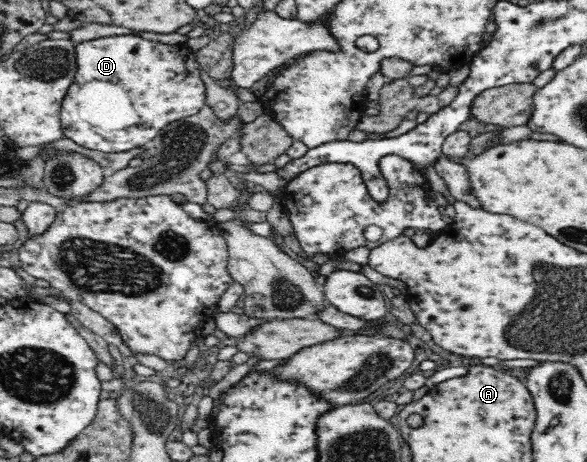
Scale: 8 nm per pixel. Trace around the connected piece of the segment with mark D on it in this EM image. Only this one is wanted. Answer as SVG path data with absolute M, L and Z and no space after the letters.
M133 34L76 45L77 69L60 111L63 136L90 150L126 152L151 142L171 122L200 112L206 93L194 53L186 42L168 45Z

